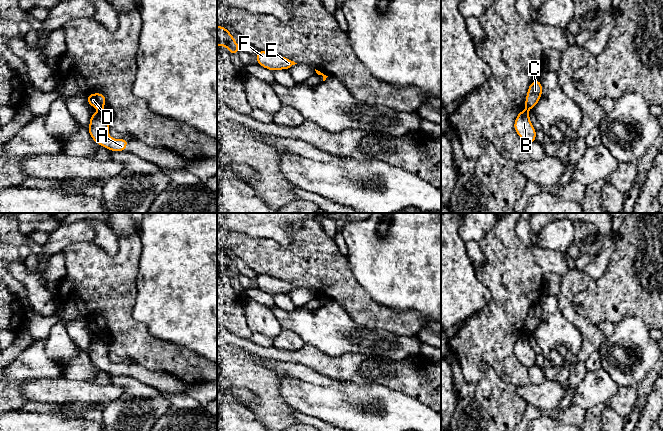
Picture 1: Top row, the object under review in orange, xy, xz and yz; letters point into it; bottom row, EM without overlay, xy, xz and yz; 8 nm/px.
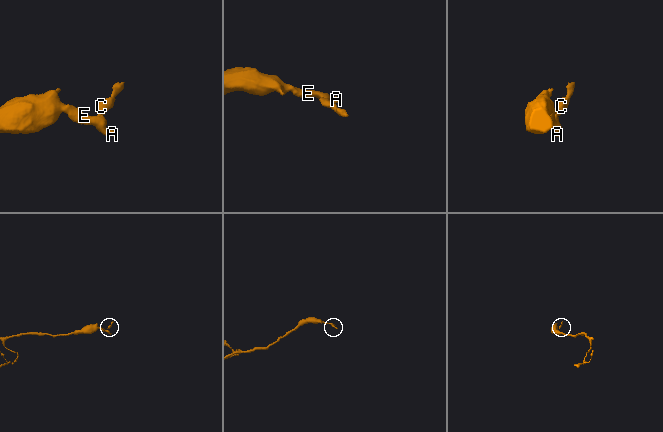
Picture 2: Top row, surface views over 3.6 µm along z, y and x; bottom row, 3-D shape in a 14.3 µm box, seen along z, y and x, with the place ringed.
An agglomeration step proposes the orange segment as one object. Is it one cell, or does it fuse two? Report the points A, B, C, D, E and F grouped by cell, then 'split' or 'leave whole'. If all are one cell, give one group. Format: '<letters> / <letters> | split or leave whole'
A B E F / C D | split

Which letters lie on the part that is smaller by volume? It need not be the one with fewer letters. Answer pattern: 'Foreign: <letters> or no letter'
Foreign: C, D

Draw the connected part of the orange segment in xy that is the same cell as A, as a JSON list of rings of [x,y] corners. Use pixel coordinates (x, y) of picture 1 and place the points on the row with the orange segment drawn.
[[[99,109],[96,114],[90,116],[88,131],[94,142],[107,148],[110,151],[125,152],[128,144],[127,139],[113,139],[109,133],[109,118],[103,109]]]

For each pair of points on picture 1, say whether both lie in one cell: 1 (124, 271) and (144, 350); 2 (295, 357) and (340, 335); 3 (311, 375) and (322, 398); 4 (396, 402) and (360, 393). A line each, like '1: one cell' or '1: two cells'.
1: one cell
2: two cells
3: two cells
4: one cell

